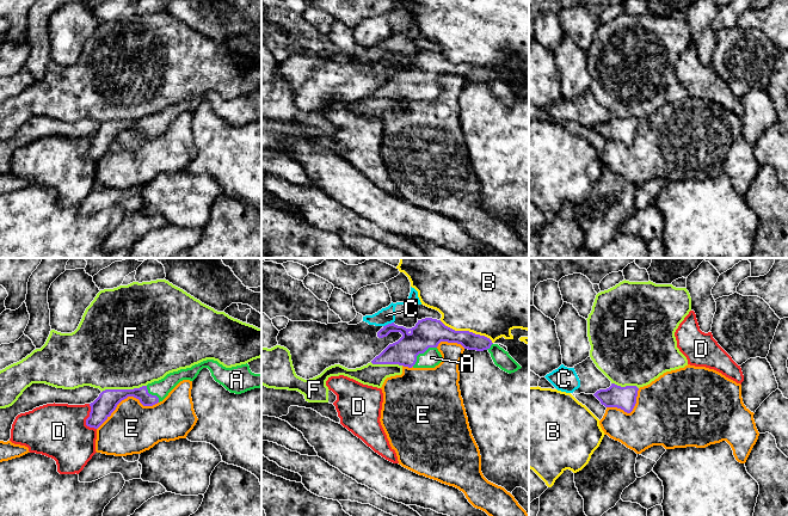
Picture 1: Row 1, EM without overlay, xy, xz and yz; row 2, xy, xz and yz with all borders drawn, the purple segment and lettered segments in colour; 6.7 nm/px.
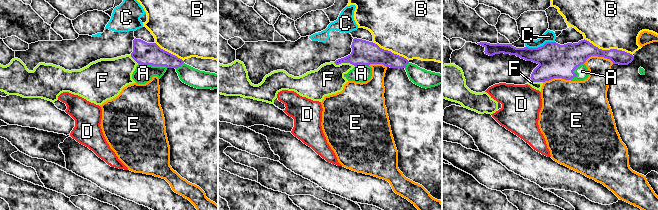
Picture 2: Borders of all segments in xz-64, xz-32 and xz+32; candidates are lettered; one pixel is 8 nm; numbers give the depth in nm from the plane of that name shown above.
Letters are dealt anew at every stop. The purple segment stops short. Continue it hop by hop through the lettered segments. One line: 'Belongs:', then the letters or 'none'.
Belongs: A

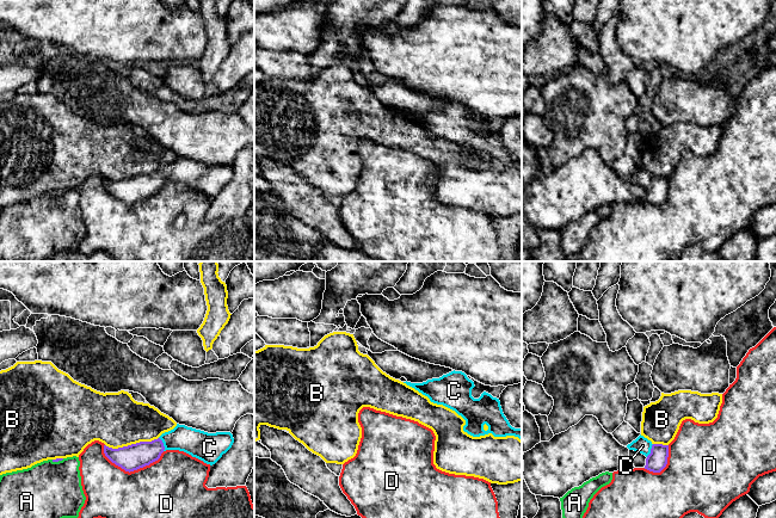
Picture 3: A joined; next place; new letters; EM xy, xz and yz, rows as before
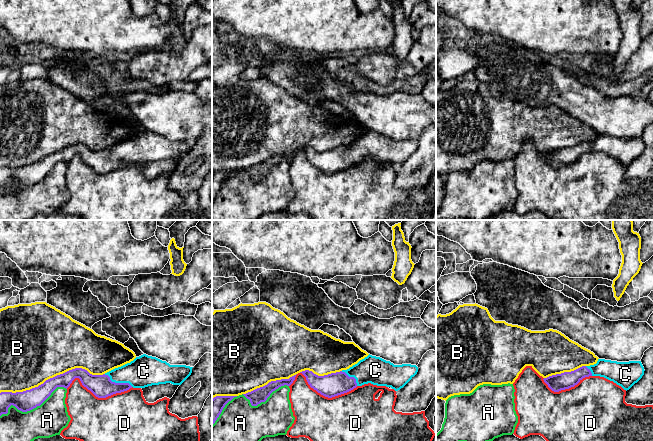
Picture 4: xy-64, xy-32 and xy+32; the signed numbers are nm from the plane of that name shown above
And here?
Belongs: C

